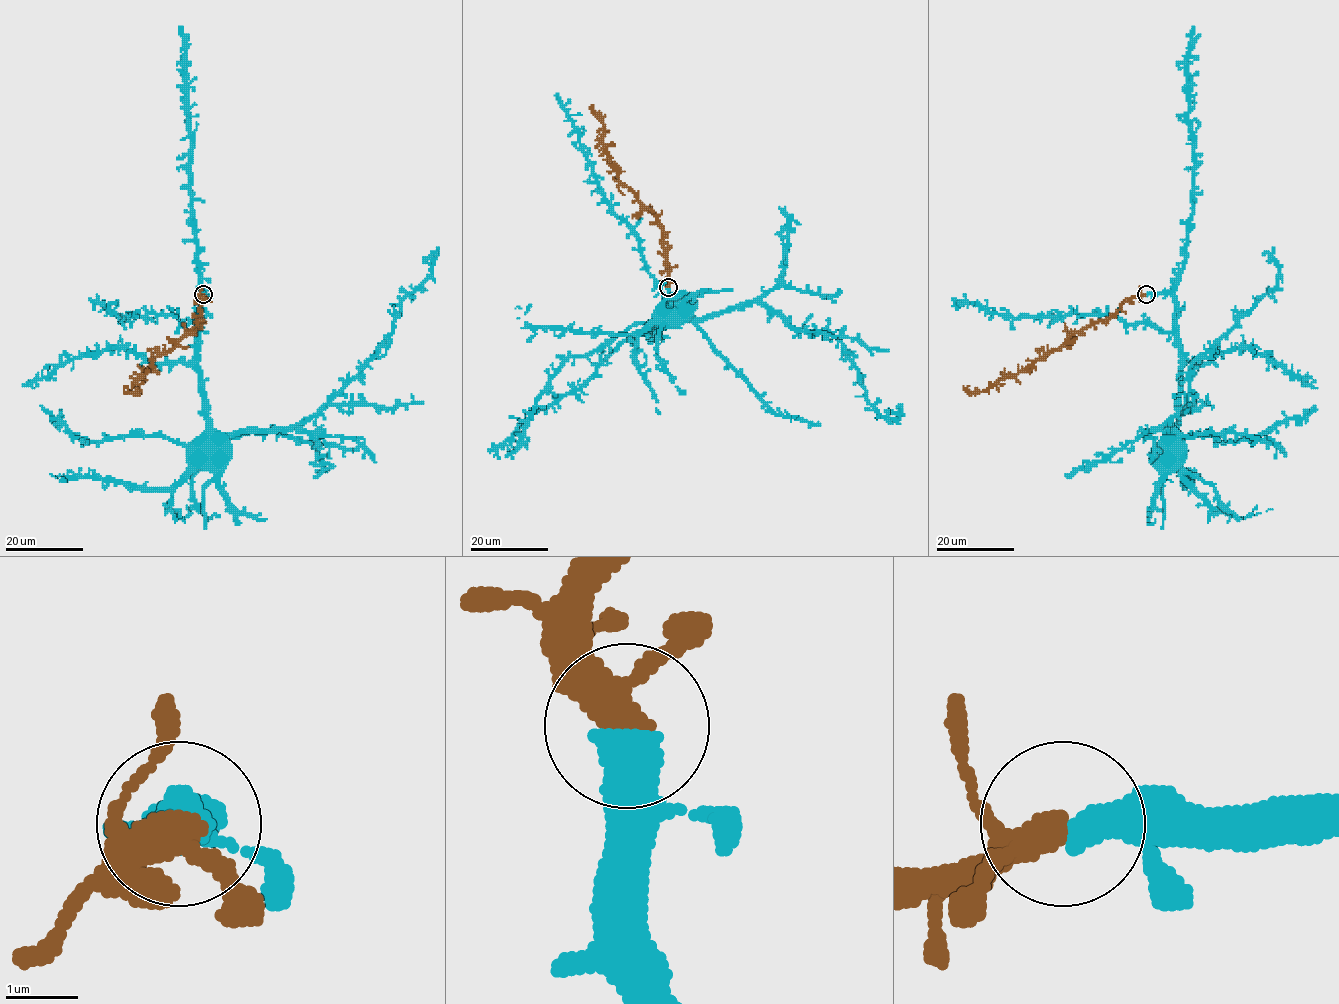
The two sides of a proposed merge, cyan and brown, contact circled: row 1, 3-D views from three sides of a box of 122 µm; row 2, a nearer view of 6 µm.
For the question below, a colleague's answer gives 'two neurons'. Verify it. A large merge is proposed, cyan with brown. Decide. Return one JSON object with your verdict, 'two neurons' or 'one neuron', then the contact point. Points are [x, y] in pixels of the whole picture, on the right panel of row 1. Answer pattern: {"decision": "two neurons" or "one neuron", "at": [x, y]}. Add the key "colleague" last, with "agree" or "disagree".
{"decision": "one neuron", "at": [1146, 294], "colleague": "disagree"}

